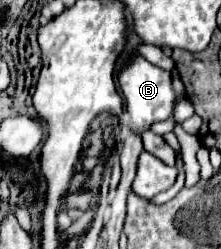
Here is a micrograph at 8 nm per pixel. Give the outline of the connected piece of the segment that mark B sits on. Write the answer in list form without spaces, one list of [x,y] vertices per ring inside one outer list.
[[[133,56],[133,60],[123,66],[119,72],[119,84],[123,90],[123,96],[127,100],[127,112],[129,112],[129,128],[135,134],[143,134],[151,128],[151,124],[167,120],[173,110],[175,90],[171,84],[171,72],[161,70],[159,66],[147,62],[143,56]]]

